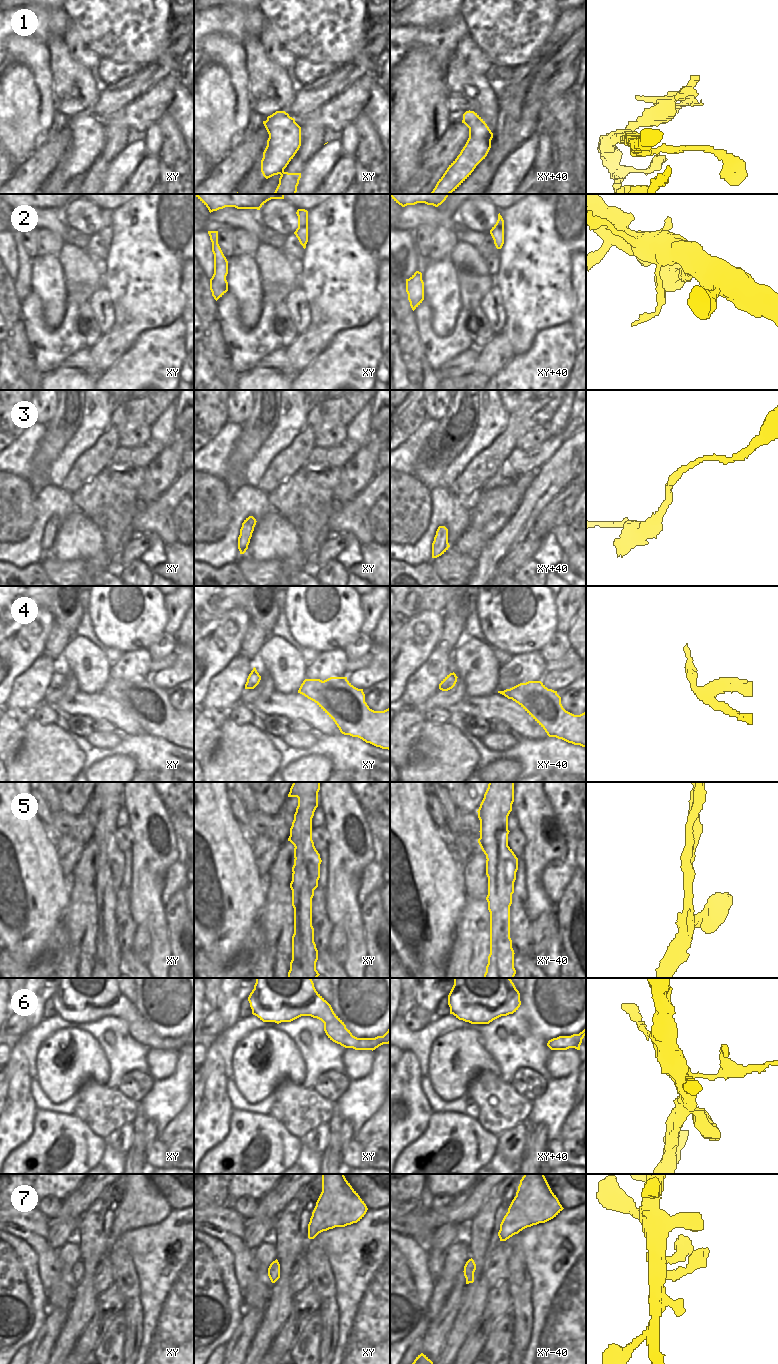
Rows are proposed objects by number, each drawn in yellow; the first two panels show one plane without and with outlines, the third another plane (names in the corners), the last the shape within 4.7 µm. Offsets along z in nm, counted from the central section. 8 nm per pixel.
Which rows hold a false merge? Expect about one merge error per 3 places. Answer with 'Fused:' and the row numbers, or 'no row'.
Fused: 1, 5, 6

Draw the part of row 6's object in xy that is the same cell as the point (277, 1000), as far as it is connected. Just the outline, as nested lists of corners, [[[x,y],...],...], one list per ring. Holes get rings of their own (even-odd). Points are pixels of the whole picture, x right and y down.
[[[256,978],[254,989],[248,997],[252,1014],[263,1022],[291,1022],[301,1016],[311,1016],[324,1023],[328,1038],[337,1044],[345,1039],[346,1025],[334,1013],[331,1005],[316,991],[311,978]]]

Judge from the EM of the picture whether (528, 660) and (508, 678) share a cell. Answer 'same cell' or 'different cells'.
same cell

